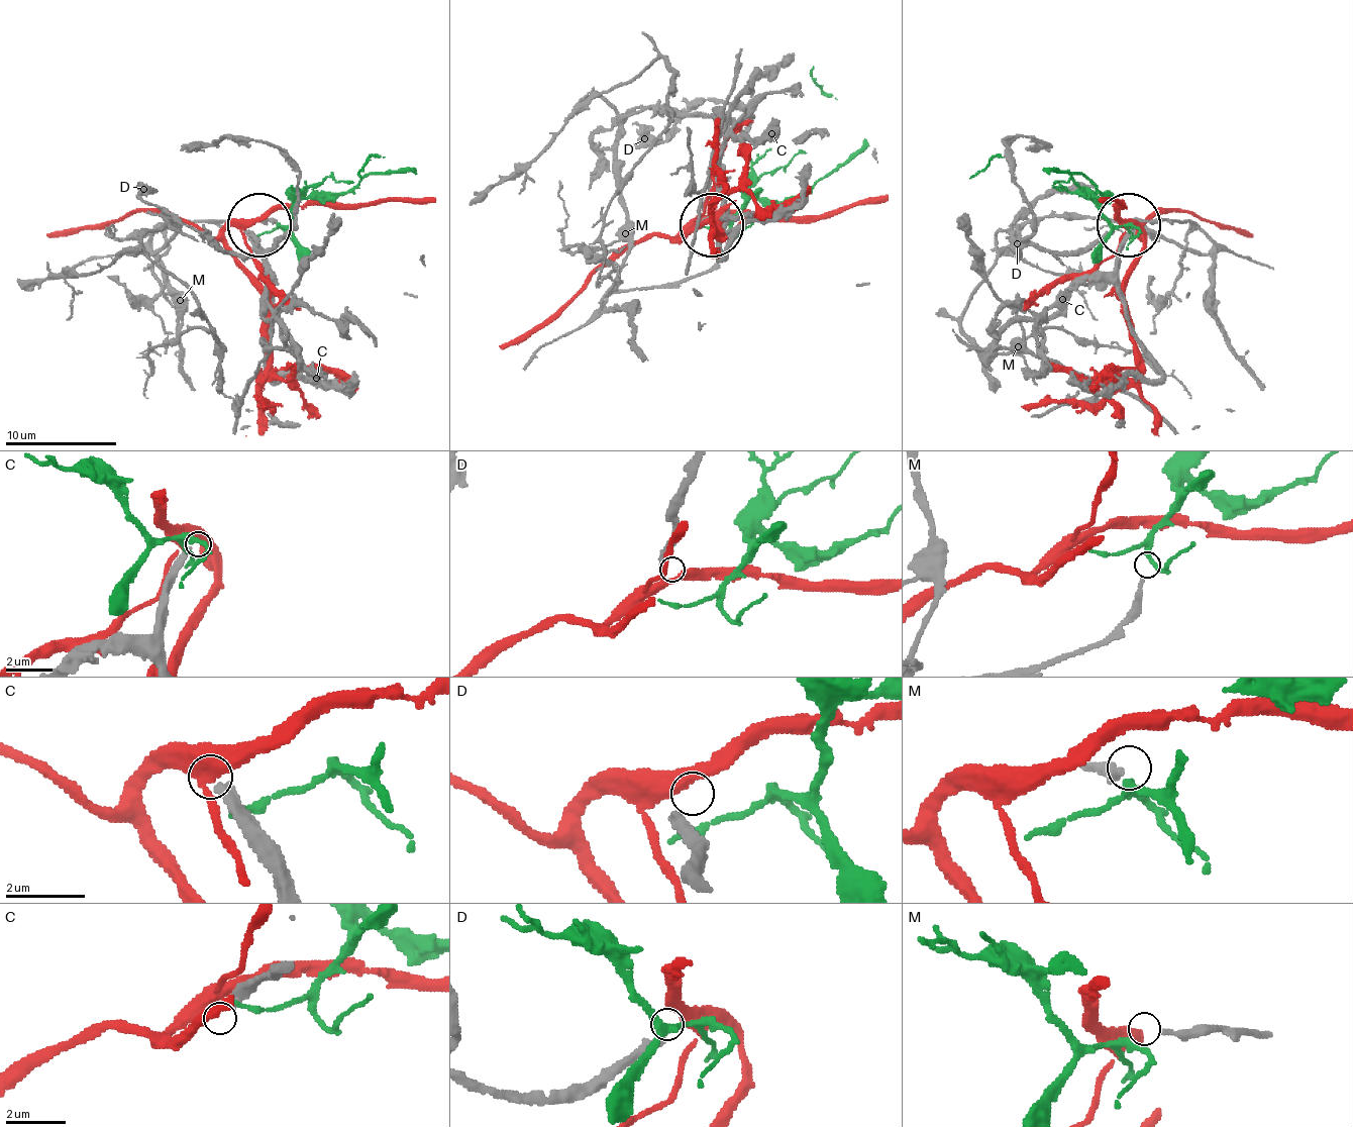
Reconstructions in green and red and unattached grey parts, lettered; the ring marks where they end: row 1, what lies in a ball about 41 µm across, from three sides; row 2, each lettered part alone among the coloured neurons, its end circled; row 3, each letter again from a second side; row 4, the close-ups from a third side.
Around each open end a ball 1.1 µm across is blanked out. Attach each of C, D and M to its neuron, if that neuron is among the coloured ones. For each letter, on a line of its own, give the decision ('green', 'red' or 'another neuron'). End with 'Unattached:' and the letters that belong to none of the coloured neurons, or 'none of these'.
C: another neuron
D: another neuron
M: green
Unattached: C, D

